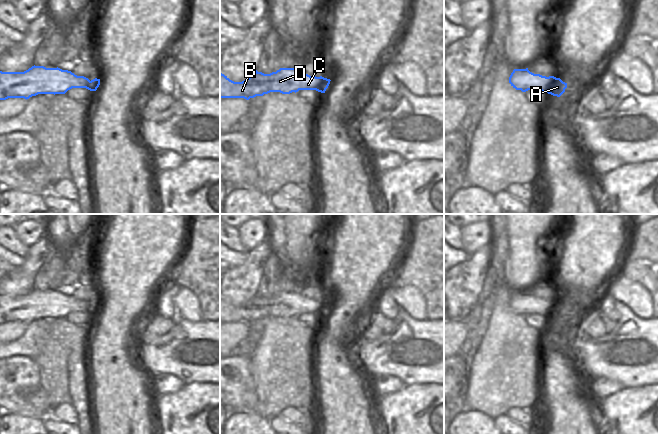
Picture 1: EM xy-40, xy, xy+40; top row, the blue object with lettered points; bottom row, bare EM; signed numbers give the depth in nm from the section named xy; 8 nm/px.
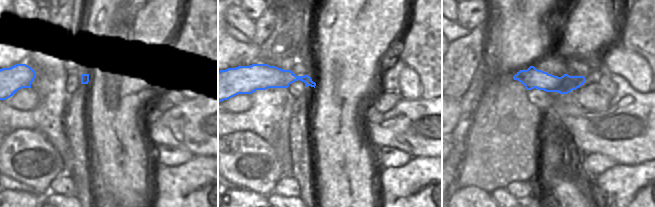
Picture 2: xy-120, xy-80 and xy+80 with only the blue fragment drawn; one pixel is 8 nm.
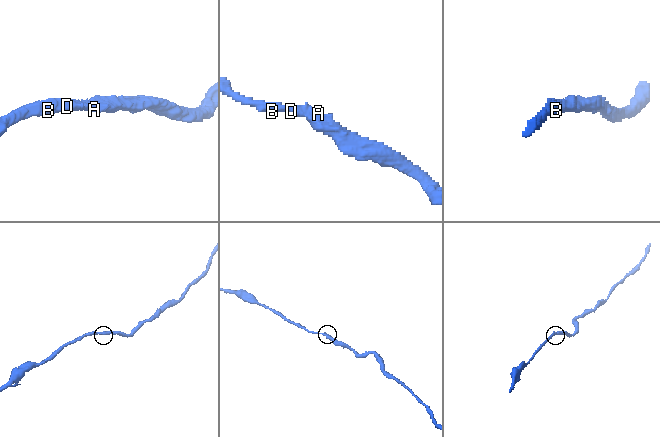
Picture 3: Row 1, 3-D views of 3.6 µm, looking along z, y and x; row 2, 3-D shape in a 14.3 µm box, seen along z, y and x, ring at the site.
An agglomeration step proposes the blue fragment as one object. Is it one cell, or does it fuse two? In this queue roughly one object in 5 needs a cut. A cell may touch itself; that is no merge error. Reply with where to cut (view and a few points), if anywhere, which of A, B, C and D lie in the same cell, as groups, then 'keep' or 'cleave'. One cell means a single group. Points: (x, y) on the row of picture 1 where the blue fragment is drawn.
cut none; groups A B C D; keep

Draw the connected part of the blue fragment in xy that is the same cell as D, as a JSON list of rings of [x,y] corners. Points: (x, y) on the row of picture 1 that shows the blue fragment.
[[[280,68],[276,72],[264,74],[255,71],[242,82],[234,82],[220,73],[220,98],[244,98],[249,100],[270,92],[290,94],[299,90],[316,90],[325,93],[330,79],[310,76],[296,68]]]

